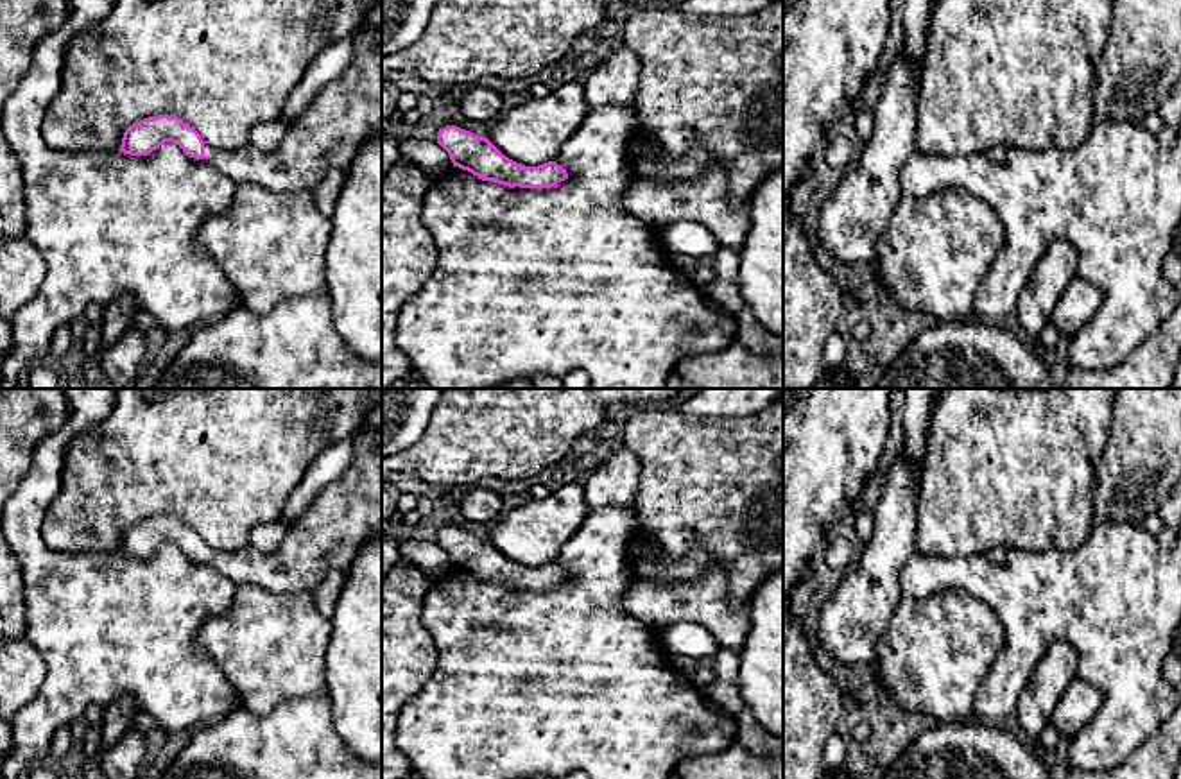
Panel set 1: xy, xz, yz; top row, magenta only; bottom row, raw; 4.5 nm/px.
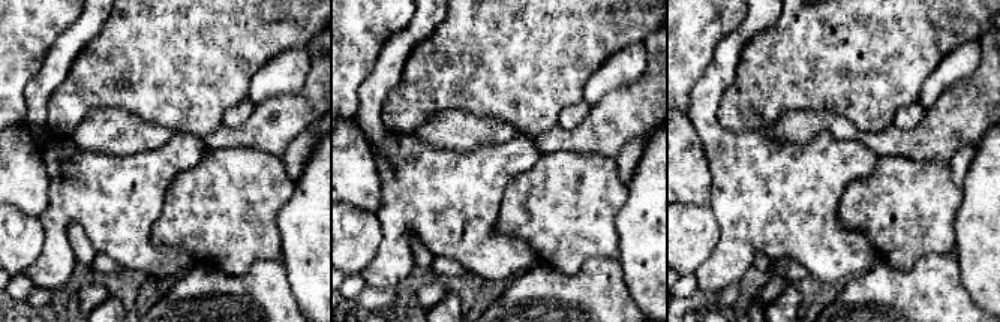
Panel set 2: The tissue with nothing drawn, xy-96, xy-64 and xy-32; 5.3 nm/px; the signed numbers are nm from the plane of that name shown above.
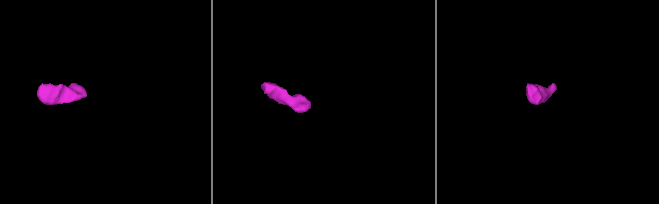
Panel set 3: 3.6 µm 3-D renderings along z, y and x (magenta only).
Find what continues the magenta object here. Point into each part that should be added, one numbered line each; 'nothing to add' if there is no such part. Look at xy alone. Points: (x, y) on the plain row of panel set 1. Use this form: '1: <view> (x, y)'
1: xy (348, 513)

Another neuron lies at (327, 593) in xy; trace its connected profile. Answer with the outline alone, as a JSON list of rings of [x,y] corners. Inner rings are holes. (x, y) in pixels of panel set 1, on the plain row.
[[[333,569],[330,571],[314,591],[314,602],[323,616],[332,620],[337,600],[346,582],[346,573]]]

